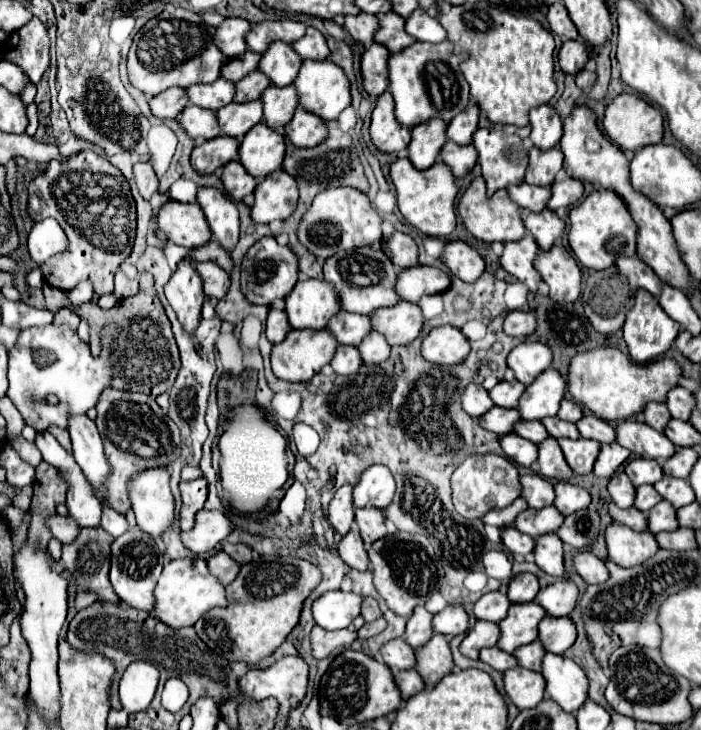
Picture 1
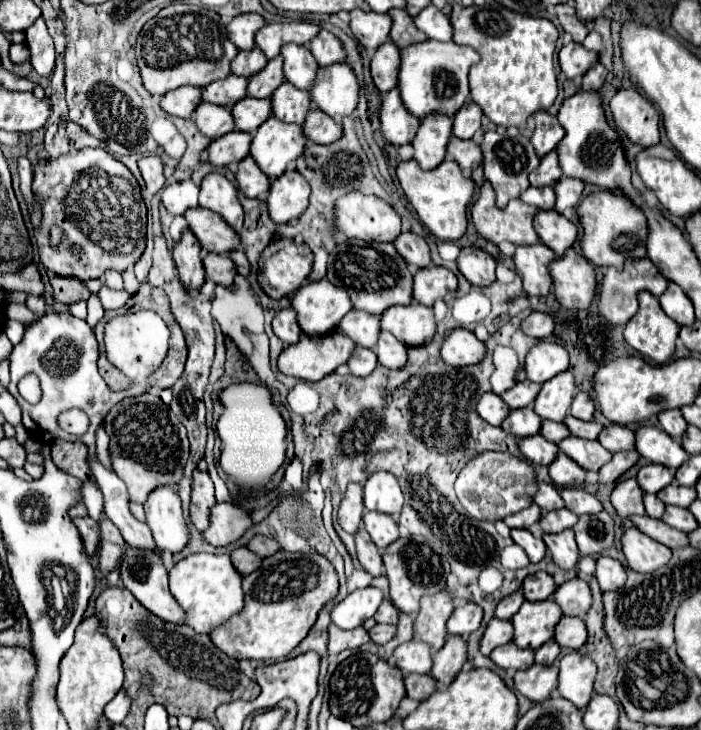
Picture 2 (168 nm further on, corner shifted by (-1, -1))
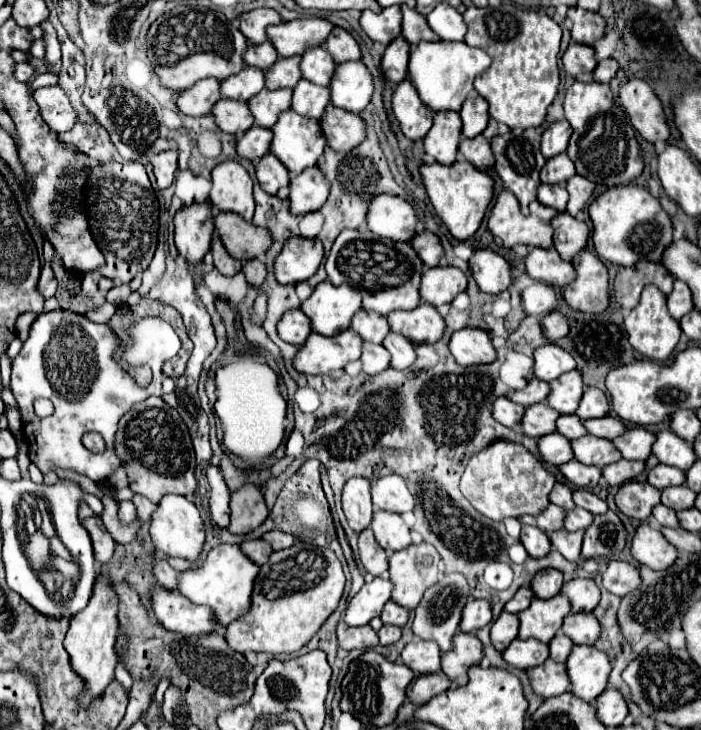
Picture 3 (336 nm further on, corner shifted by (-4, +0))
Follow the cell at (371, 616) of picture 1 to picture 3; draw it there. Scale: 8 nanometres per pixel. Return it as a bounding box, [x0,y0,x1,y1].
[381,601,409,627]

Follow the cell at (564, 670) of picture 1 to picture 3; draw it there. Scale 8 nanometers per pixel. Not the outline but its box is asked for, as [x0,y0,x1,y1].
[567,645,611,703]

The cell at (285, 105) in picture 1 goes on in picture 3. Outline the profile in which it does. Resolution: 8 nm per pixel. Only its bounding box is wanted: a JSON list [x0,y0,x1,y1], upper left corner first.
[291,79,329,119]

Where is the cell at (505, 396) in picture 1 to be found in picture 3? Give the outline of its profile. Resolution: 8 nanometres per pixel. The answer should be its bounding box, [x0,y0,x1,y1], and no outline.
[509,377,549,407]

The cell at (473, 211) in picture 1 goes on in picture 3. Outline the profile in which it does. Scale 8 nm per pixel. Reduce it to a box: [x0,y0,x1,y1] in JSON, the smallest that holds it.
[489,191,557,249]

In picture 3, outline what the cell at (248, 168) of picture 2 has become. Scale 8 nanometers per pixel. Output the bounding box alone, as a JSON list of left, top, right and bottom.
[255,153,289,195]

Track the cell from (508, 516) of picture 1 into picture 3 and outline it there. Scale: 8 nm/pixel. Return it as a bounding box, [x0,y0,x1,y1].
[519,505,565,535]

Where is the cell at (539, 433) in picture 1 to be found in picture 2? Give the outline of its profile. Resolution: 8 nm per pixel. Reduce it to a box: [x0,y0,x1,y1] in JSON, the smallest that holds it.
[540,420,570,444]

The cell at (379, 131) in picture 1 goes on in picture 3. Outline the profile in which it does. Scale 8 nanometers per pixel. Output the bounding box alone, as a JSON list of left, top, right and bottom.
[391,79,433,139]

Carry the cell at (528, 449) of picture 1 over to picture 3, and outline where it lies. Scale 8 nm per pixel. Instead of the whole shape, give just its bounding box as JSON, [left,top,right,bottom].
[537,433,573,465]

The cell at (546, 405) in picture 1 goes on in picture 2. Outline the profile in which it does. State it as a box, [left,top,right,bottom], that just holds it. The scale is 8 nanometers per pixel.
[532,370,576,422]

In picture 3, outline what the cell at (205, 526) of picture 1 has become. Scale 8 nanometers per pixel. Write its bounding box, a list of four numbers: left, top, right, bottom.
[229,485,269,535]

